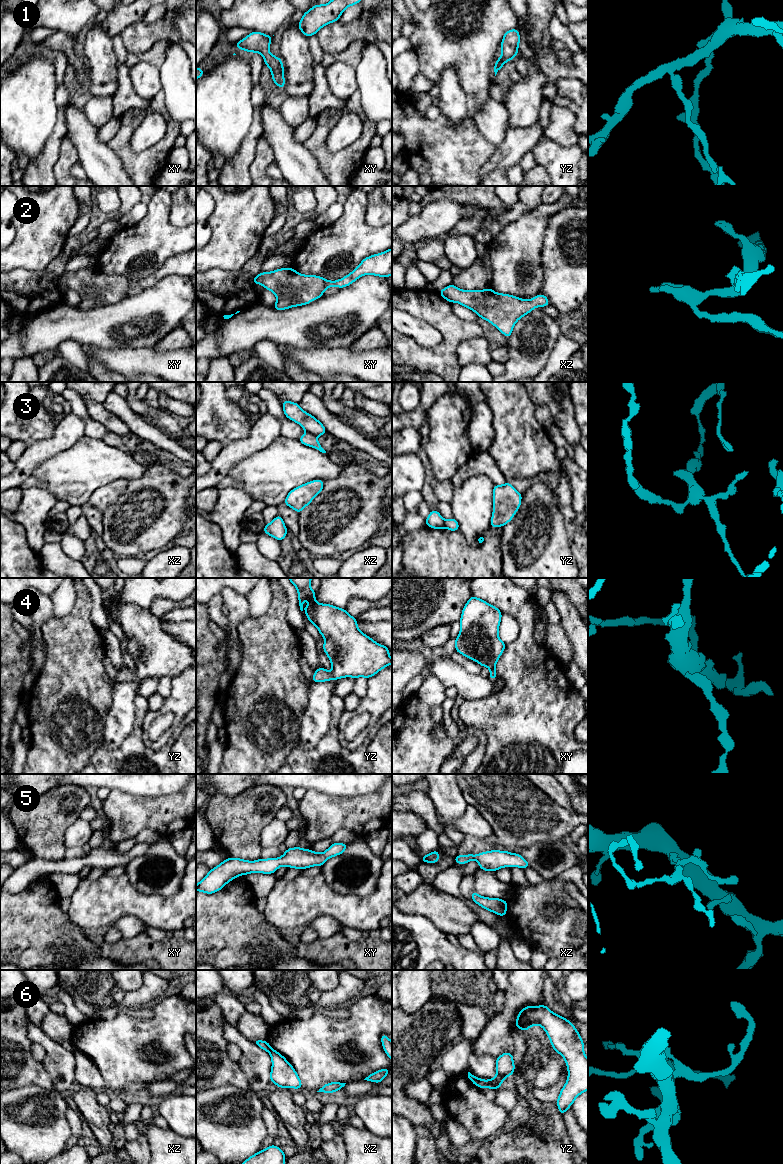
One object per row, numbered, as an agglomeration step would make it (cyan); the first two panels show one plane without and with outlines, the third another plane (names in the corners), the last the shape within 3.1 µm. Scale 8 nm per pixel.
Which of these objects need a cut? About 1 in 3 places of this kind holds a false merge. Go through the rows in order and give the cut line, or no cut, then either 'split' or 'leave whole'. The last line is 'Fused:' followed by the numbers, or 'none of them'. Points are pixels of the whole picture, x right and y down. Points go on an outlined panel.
1: no cut | leave whole
2: no cut | leave whole
3: xz (307, 432), (315, 436) | split
4: no cut | leave whole
5: no cut | leave whole
6: xz (271, 1048), (269, 1052) | split
Fused: 3, 6

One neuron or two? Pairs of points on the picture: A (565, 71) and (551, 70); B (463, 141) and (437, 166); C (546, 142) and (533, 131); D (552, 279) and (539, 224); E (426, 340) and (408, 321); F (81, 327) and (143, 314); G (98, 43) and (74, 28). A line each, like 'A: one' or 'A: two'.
A: one
B: one
C: two
D: two
E: one
F: one
G: two

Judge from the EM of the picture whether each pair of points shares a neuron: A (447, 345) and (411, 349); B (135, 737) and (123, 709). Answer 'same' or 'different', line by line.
A: same
B: different

